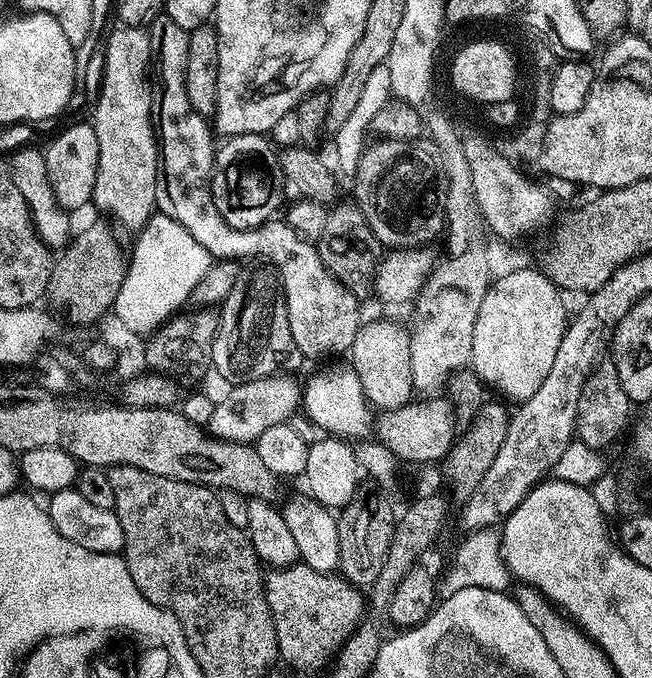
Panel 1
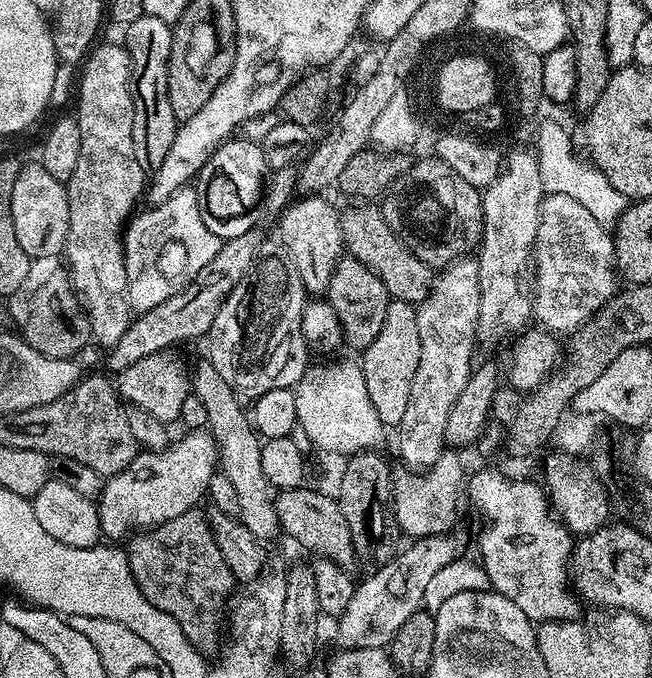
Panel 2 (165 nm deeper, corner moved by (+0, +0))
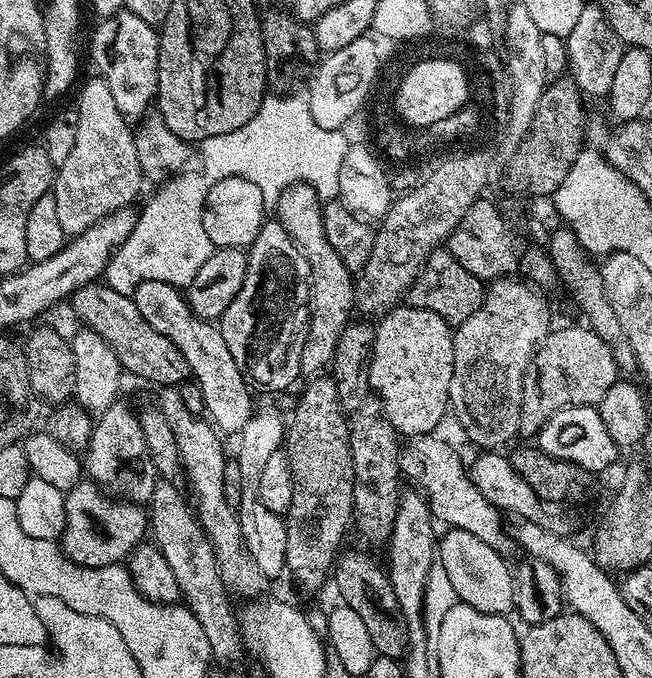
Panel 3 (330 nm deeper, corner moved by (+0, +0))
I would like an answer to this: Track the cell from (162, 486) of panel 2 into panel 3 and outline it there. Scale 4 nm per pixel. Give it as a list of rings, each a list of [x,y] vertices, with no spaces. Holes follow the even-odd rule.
[[[89,479],[77,483],[65,493],[66,526],[60,545],[67,558],[87,568],[123,563],[143,543],[148,530],[147,513],[132,501],[112,499]]]

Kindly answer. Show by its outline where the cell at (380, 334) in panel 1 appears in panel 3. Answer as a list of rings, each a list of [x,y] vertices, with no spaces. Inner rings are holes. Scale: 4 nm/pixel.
[[[397,306],[379,317],[375,325],[376,341],[372,347],[370,362],[370,386],[375,399],[384,408],[384,416],[401,437],[427,436],[437,431],[436,427],[450,412],[448,395],[450,378],[454,374],[453,329],[438,314],[421,308]]]

